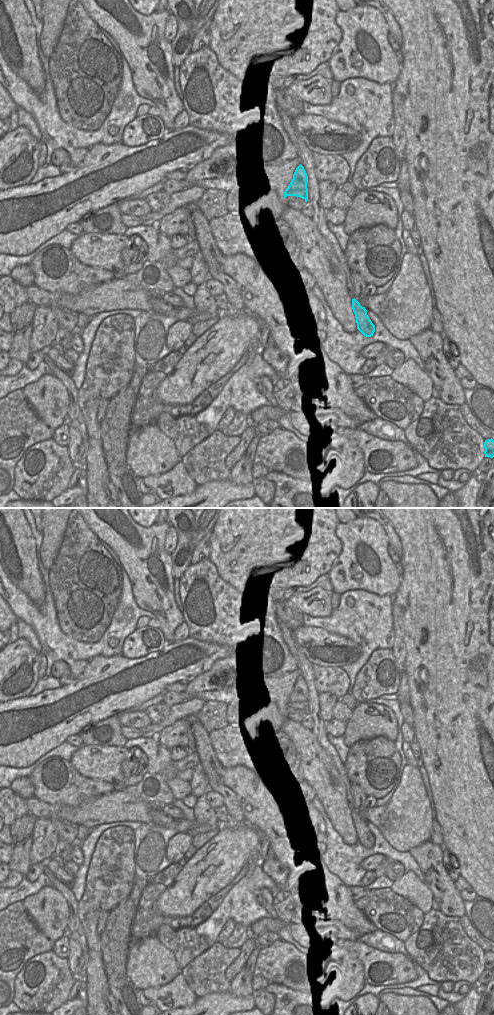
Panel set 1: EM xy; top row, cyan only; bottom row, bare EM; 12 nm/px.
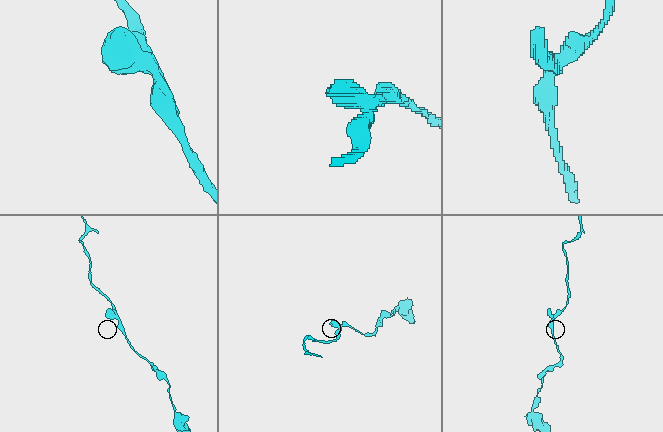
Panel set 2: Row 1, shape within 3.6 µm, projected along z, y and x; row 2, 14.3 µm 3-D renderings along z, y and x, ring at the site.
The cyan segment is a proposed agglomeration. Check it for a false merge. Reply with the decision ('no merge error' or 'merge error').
no merge error

